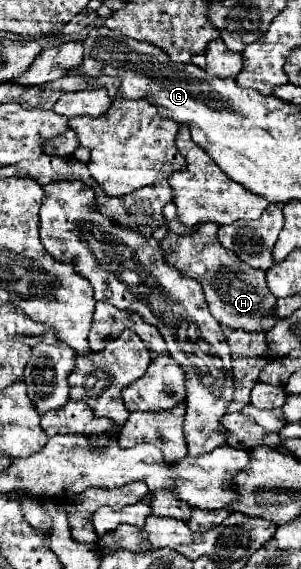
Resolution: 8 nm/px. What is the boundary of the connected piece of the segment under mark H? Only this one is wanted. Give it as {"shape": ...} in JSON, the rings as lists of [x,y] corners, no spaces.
{"shape":[[[202,223],[198,231],[192,235],[174,235],[170,233],[160,245],[164,249],[164,257],[170,265],[182,271],[182,275],[200,281],[210,313],[230,329],[242,329],[248,333],[270,331],[278,319],[272,319],[272,307],[276,307],[276,297],[266,287],[266,277],[262,269],[252,269],[242,263],[232,251],[222,247],[216,239],[218,225],[216,223]]]}

